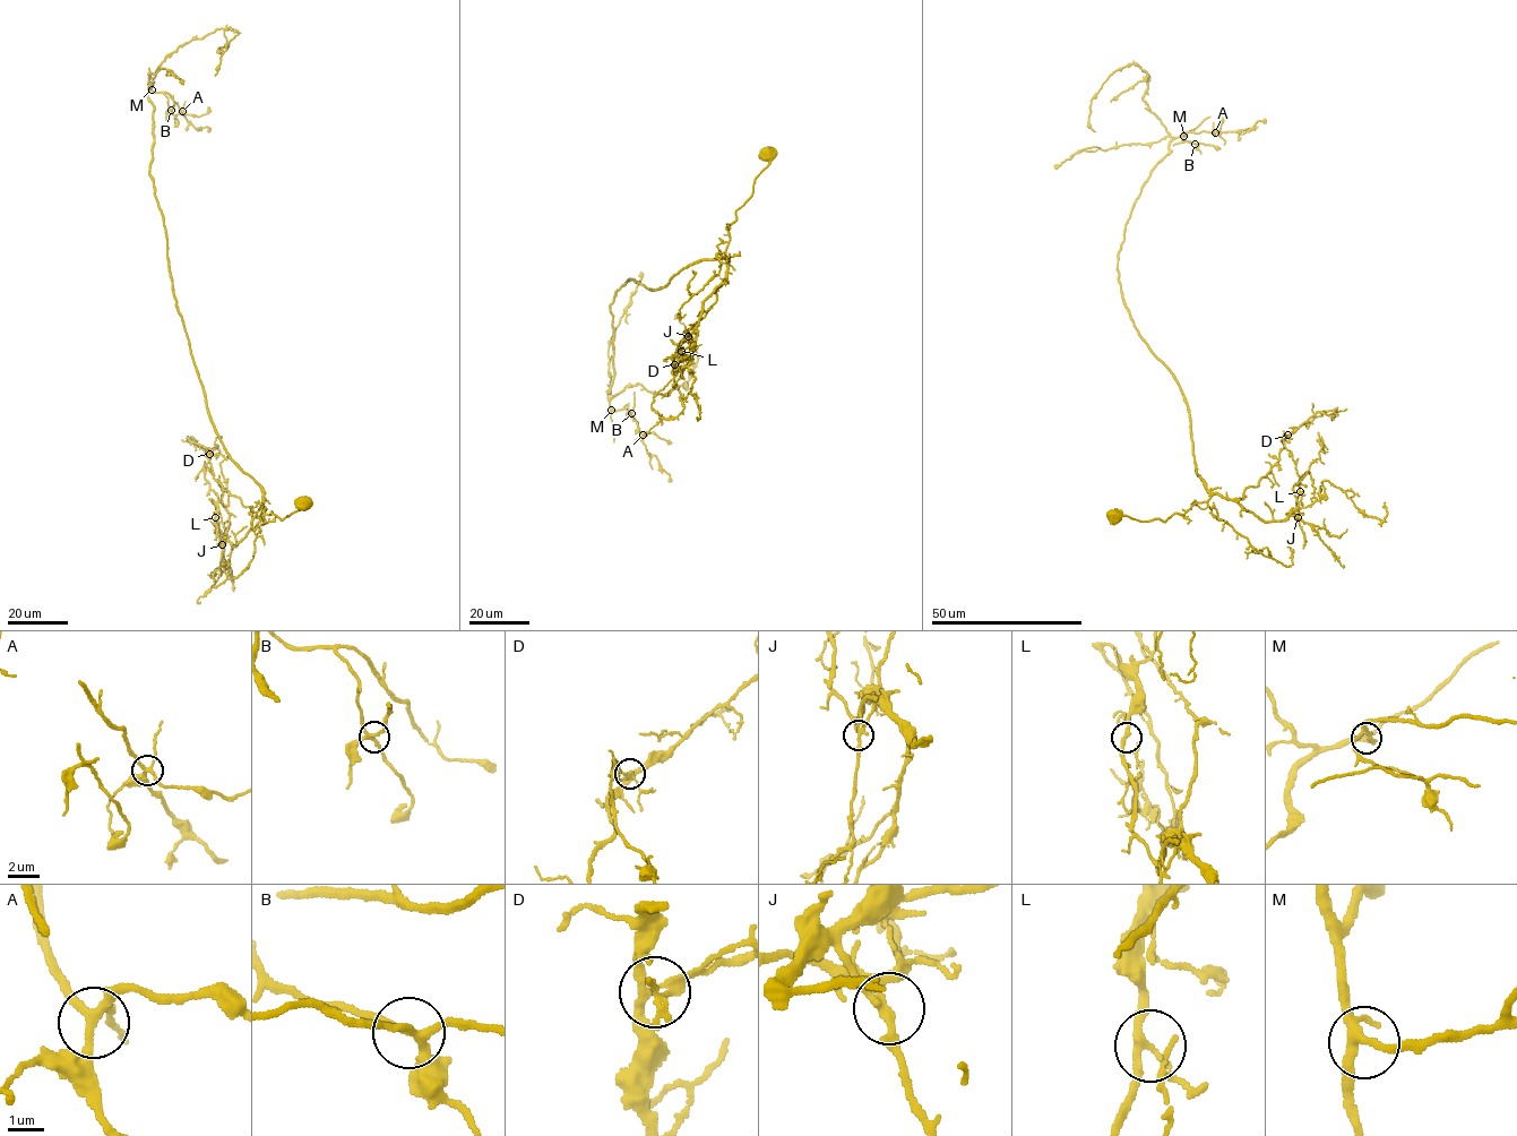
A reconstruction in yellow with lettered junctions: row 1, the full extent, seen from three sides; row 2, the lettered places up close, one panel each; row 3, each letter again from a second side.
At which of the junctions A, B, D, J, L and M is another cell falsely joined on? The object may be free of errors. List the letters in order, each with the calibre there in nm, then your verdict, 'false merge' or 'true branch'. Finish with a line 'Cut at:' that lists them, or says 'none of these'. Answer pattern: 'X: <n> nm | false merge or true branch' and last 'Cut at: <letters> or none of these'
A: 240 nm | true branch
B: 200 nm | true branch
D: 240 nm | true branch
J: 200 nm | true branch
L: 190 nm | true branch
M: 240 nm | true branch
Cut at: none of these

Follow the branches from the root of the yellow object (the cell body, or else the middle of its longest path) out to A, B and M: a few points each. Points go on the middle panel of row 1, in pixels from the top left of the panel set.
A: (764, 156), (727, 259), (615, 292), (609, 405), (643, 435)
B: (764, 156), (727, 259), (615, 292), (608, 396), (631, 413)
M: (764, 156), (769, 164), (729, 227), (727, 259), (688, 266), (661, 289), (630, 280), (617, 291), (611, 410)

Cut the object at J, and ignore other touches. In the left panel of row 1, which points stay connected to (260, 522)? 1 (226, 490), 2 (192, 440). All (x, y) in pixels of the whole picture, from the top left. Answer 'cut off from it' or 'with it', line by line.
1: cut off from it
2: cut off from it

